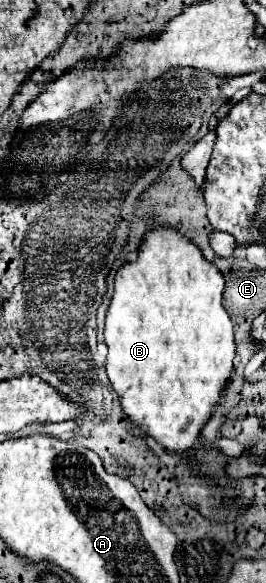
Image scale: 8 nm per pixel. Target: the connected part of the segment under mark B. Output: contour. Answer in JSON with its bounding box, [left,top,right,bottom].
[103,225,235,455]

